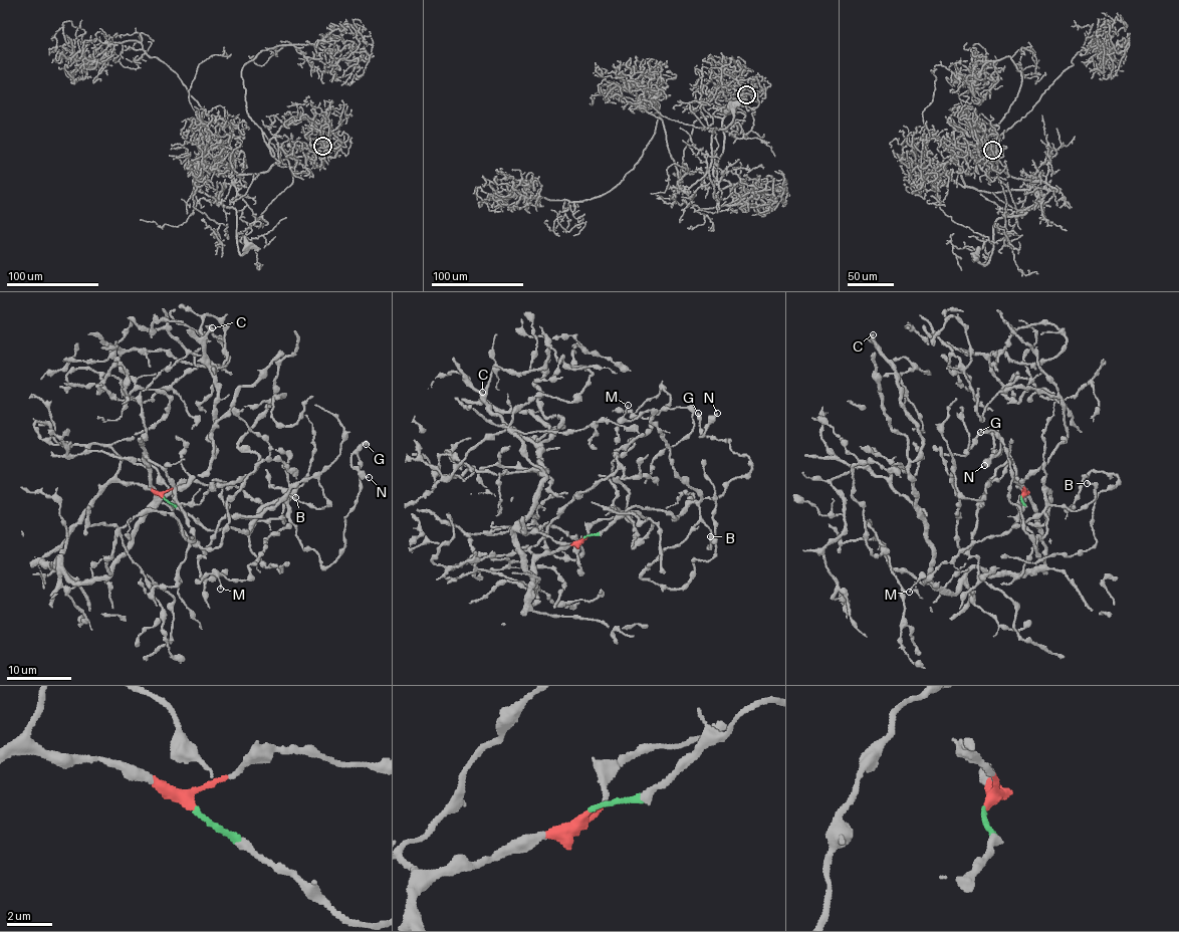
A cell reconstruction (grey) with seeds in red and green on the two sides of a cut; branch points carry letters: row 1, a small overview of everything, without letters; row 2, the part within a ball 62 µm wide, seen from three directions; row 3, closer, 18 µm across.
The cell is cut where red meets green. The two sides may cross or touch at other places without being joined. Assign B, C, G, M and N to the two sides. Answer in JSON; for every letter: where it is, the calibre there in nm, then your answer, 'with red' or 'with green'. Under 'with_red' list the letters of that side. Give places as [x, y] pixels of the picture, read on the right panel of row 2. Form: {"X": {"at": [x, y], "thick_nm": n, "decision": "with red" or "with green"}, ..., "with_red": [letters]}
{"B": {"at": [1087, 483], "thick_nm": 140, "decision": "with green"}, "C": {"at": [873, 334], "thick_nm": 360, "decision": "with red"}, "G": {"at": [980, 432], "thick_nm": 380, "decision": "with green"}, "M": {"at": [909, 592], "thick_nm": 110, "decision": "with green"}, "N": {"at": [984, 465], "thick_nm": 280, "decision": "with green"}, "with_red": ["C"]}

